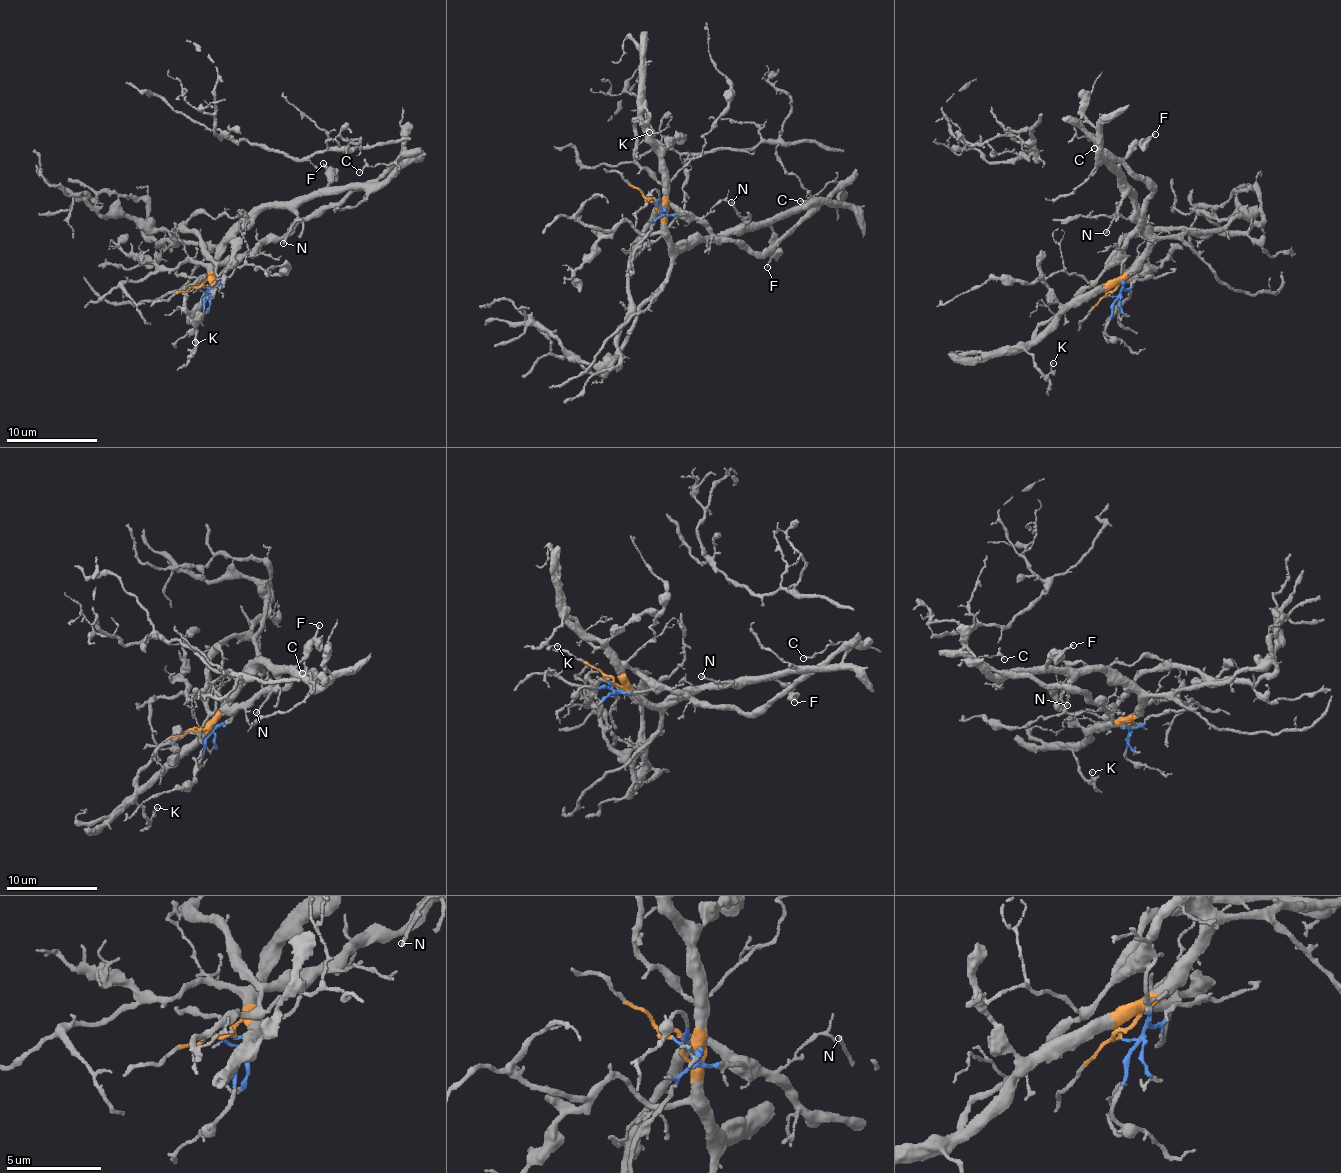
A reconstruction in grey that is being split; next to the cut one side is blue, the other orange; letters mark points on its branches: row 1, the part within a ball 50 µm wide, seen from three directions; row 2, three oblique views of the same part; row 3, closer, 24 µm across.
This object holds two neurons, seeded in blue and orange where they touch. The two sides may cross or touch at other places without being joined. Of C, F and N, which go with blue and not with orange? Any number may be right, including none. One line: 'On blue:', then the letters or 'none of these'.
On blue: C

